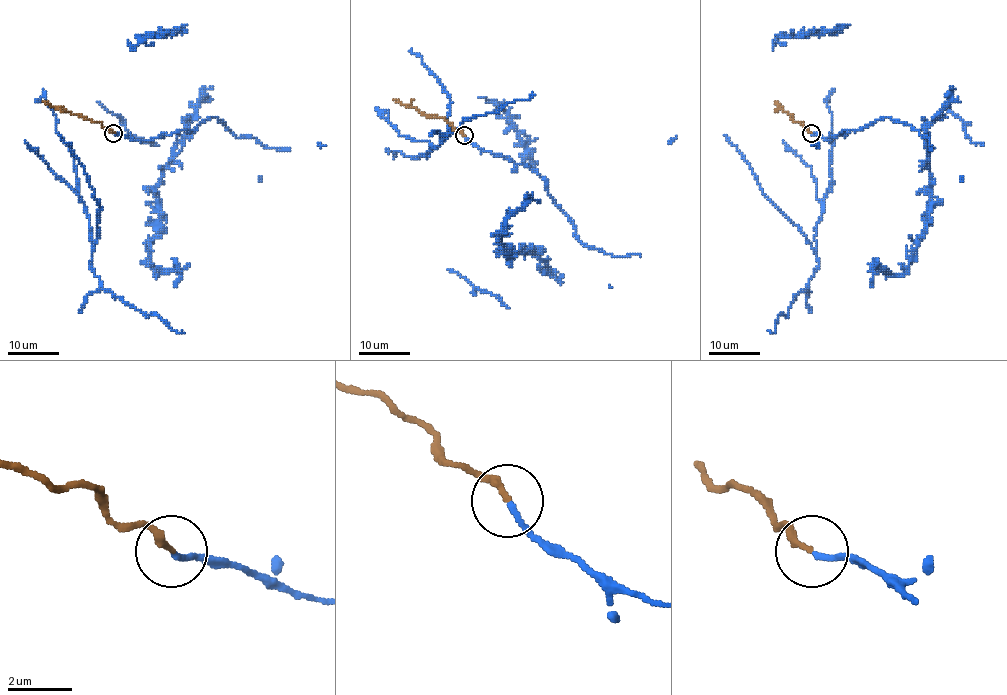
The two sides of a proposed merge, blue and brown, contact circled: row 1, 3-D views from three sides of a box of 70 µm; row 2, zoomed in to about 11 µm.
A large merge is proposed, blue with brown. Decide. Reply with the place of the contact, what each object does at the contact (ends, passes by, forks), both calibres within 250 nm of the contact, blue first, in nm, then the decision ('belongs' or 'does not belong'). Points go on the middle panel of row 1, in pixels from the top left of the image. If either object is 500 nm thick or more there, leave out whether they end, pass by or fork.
(464, 135) | blue ends | brown ends | 160/200 nm | belongs

